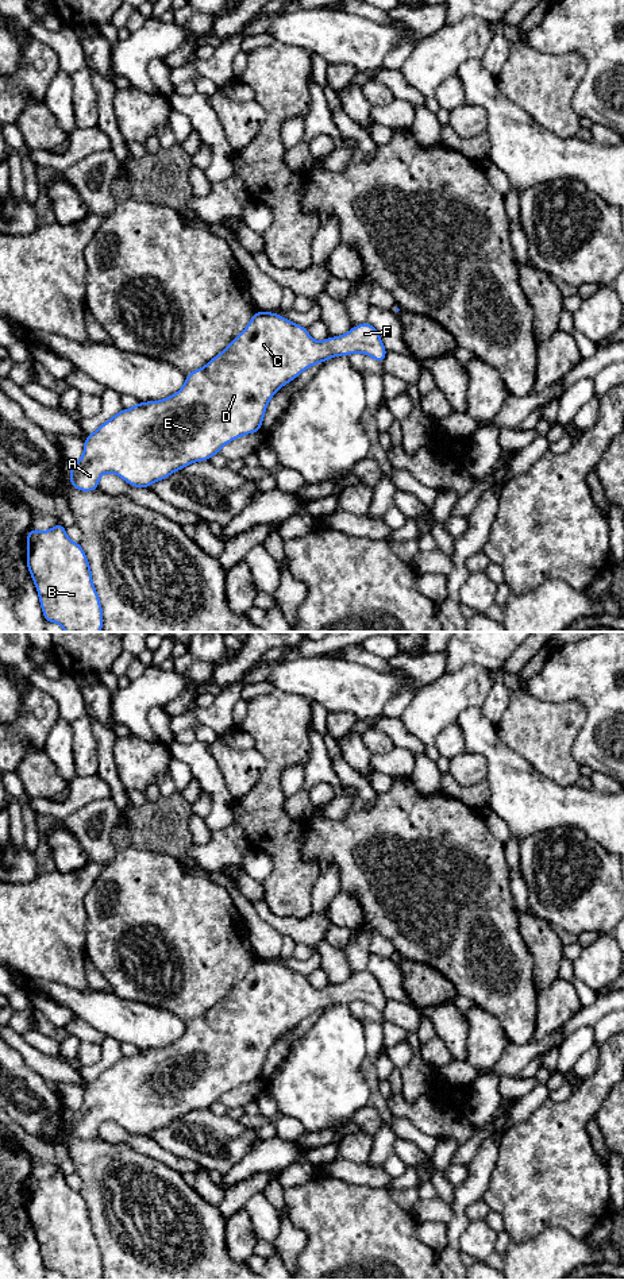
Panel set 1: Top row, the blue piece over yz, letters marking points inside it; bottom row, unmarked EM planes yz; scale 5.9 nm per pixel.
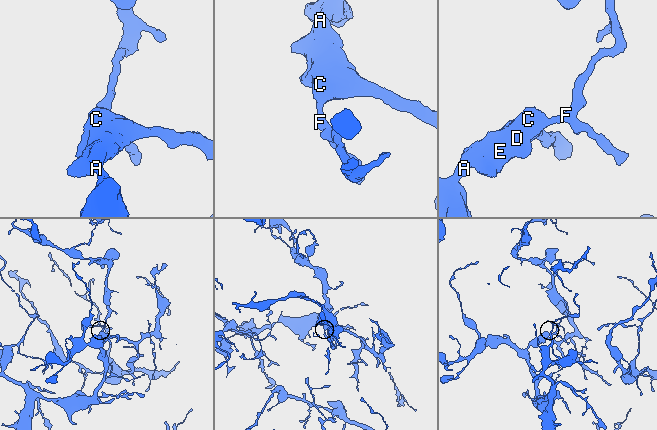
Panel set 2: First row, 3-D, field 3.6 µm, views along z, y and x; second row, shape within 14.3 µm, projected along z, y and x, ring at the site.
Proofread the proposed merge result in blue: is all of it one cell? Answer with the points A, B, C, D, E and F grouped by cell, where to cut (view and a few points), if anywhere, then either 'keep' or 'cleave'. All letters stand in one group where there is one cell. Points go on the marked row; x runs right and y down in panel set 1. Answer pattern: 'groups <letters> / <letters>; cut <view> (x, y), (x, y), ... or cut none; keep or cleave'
groups A B C D E F; cut none; keep

